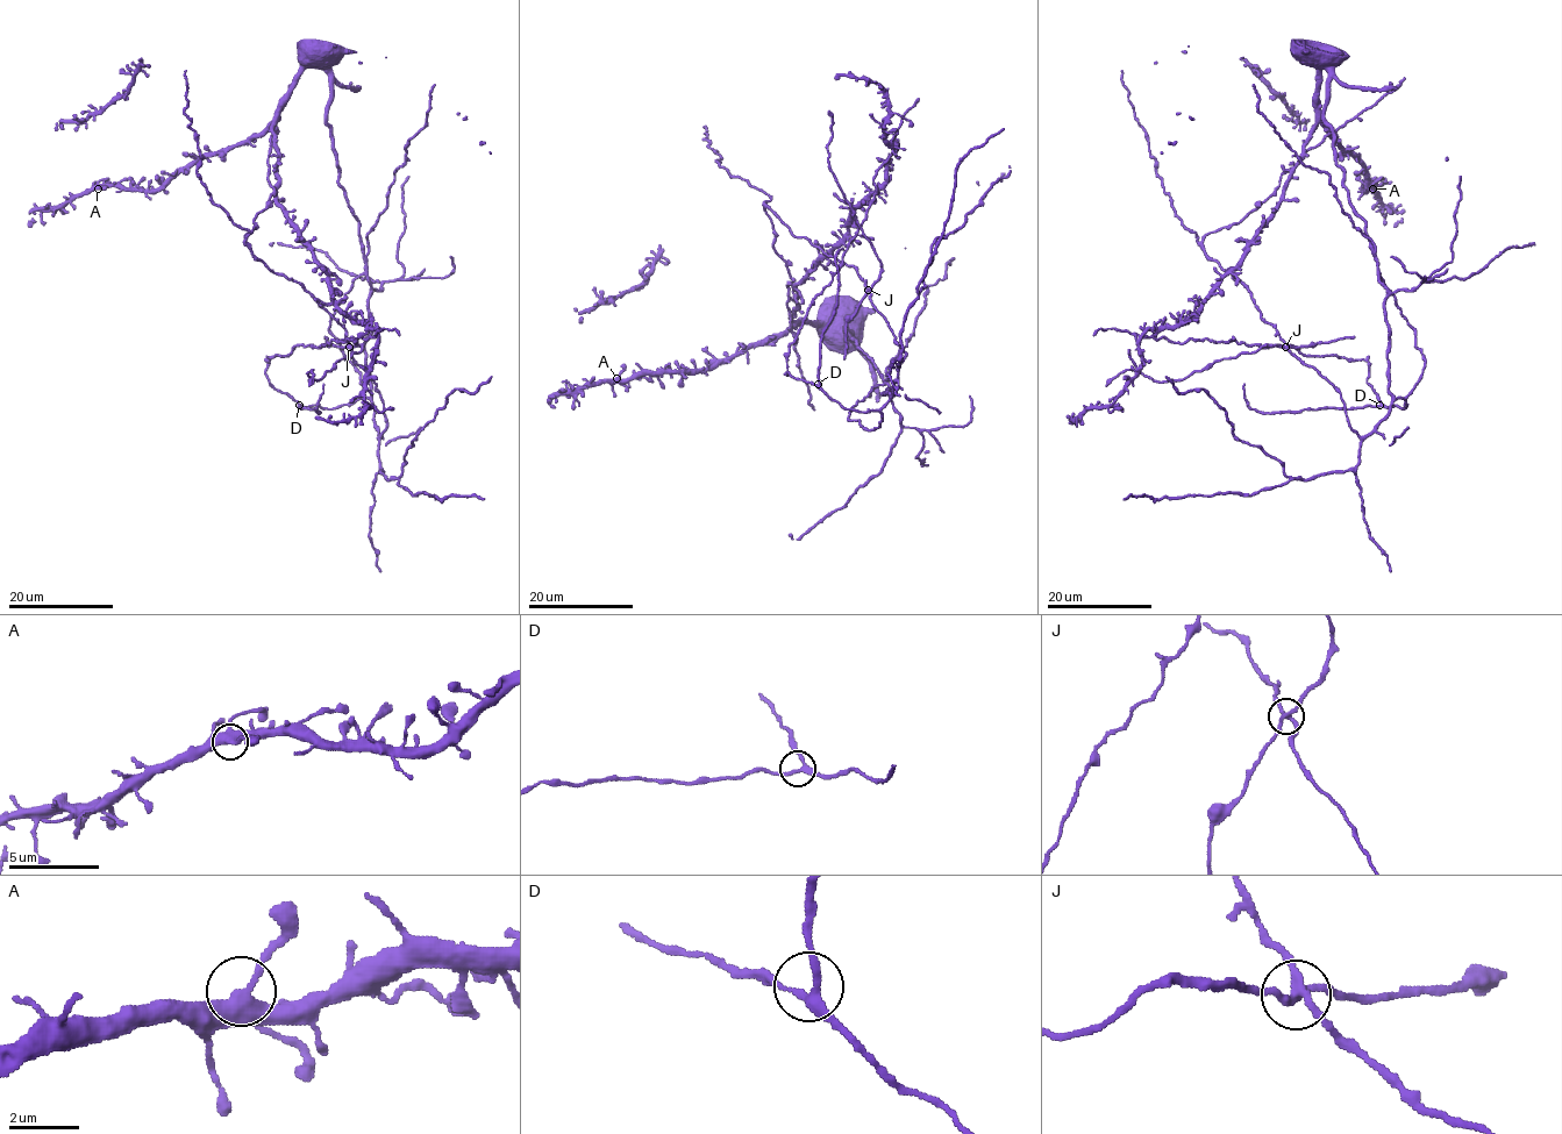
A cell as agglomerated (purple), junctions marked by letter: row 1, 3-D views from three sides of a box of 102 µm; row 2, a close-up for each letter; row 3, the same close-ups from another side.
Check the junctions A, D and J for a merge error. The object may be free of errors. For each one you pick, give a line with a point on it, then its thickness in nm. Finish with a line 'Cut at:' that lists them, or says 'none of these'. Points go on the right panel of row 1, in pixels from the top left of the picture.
J: Place: (1285, 347). Thickness 260 nm
Cut at: J

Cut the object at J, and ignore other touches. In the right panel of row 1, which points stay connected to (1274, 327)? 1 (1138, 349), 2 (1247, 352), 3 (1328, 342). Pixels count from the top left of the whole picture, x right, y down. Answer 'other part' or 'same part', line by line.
1: same part
2: other part
3: other part

